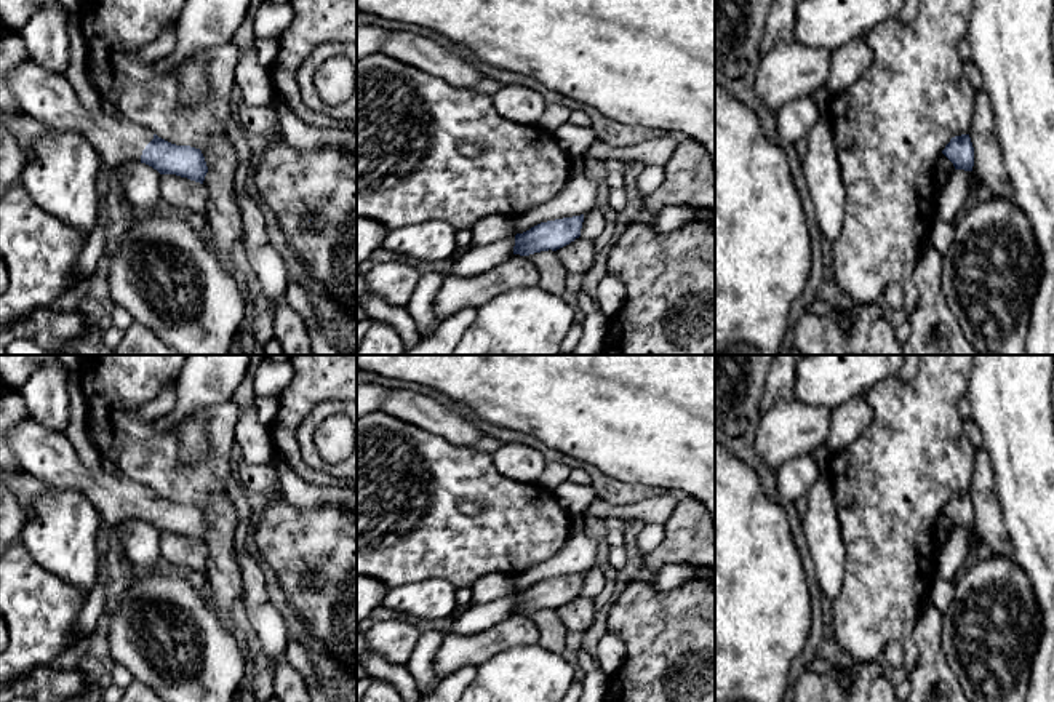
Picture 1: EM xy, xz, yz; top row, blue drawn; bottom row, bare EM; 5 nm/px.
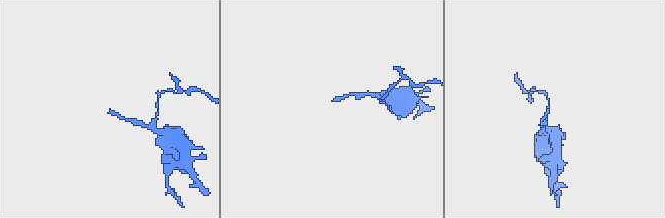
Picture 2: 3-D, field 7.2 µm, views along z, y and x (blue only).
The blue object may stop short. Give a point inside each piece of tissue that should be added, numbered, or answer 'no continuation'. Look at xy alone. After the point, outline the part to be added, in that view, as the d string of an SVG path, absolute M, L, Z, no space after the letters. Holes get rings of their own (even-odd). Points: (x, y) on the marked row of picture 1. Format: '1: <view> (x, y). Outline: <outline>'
1: xy (48, 98). Outline: M30 59L18 64L8 77L18 106L45 126L74 131L86 138L99 163L117 170L141 162L154 131L122 114L107 115L85 110L64 75L51 74Z

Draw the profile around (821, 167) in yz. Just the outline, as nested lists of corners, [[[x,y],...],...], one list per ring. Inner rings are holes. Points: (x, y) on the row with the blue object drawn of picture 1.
[[[827,114],[820,115],[806,141],[808,149],[803,160],[804,179],[814,201],[820,233],[833,243],[841,233],[846,216],[846,189]]]

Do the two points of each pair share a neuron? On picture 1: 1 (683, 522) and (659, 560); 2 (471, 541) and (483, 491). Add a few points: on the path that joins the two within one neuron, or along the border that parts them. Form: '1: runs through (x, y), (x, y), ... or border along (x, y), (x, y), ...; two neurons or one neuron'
1: runs through (683, 531), (683, 536), (669, 550); one neuron
2: runs through (483, 530), (490, 523), (490, 504); one neuron

